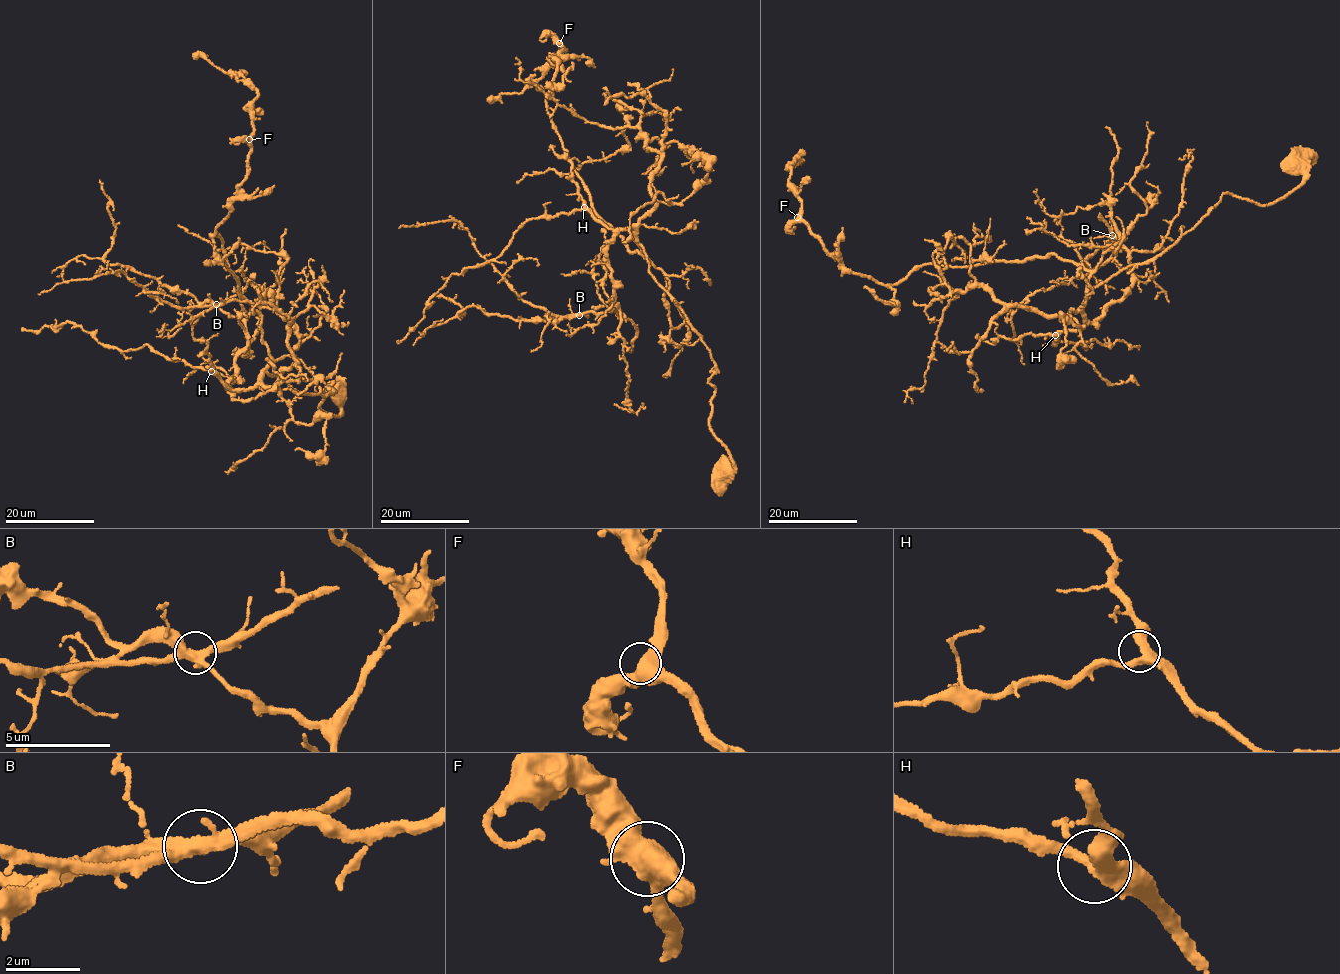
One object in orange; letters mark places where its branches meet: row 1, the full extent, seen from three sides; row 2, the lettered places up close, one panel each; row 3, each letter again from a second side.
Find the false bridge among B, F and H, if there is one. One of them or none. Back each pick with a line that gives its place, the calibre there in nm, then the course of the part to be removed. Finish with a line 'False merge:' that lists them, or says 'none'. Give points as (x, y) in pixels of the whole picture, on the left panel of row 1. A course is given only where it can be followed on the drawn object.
False merge: none

